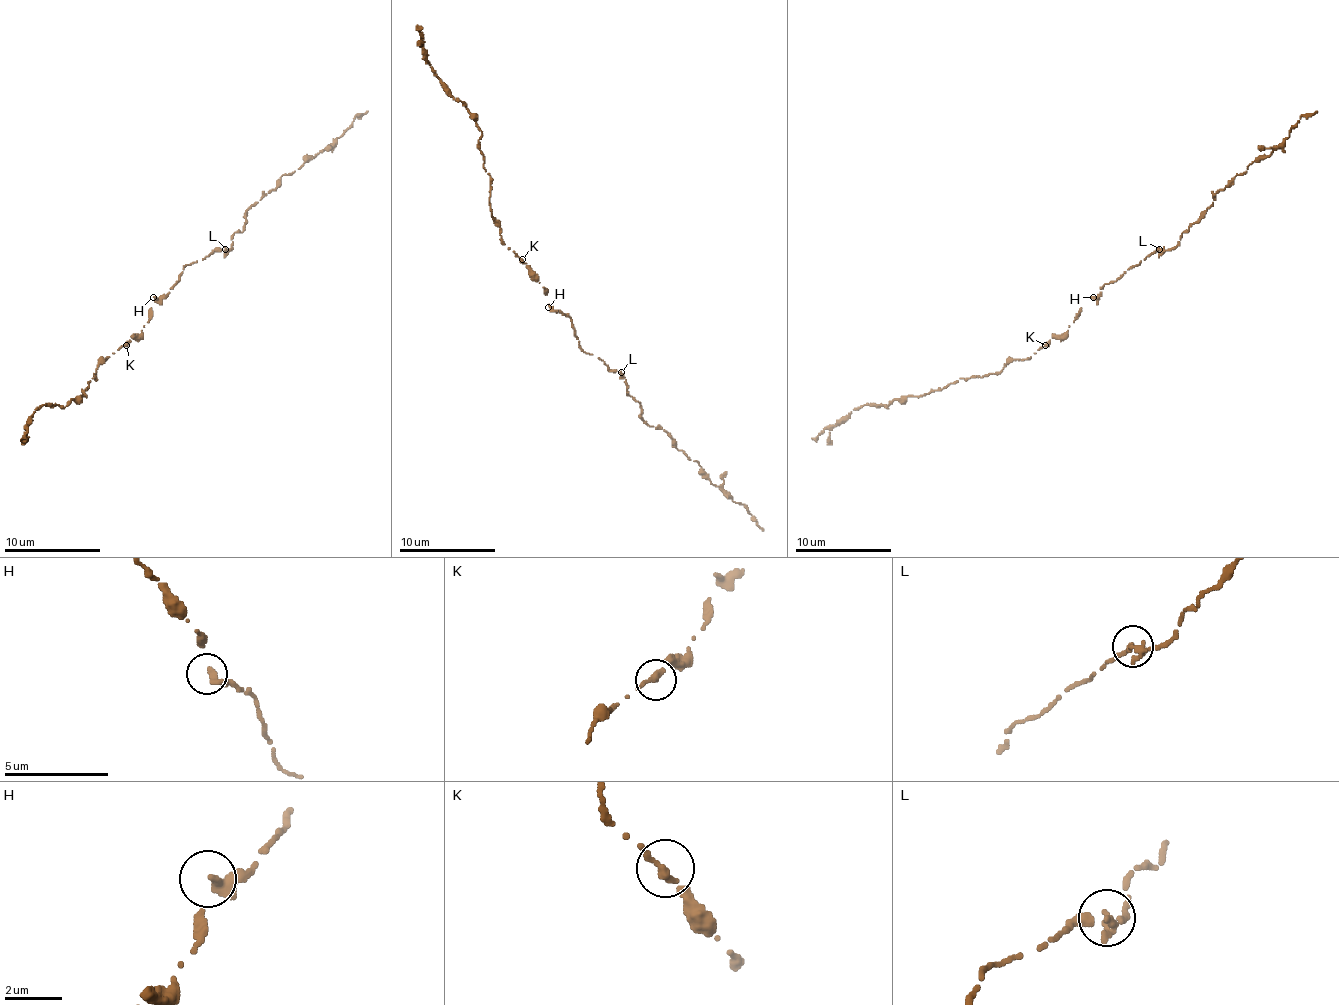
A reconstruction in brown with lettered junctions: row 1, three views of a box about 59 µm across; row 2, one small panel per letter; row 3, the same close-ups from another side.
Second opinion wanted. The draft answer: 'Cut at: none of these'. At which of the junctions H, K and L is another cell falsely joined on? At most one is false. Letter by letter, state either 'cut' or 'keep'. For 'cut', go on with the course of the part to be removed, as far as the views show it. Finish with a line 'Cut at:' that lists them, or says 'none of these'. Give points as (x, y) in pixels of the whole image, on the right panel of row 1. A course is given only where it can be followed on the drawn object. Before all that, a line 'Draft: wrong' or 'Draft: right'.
Draft: right
H: keep
K: keep
L: keep
Cut at: none of these

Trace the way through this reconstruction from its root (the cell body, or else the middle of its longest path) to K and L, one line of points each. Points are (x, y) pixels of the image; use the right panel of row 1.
K: (1098, 295), (1081, 307), (1079, 316), (1062, 336), (1055, 336), (1045, 345)
L: (1098, 295), (1105, 283), (1113, 283), (1127, 269), (1136, 266), (1158, 249)

